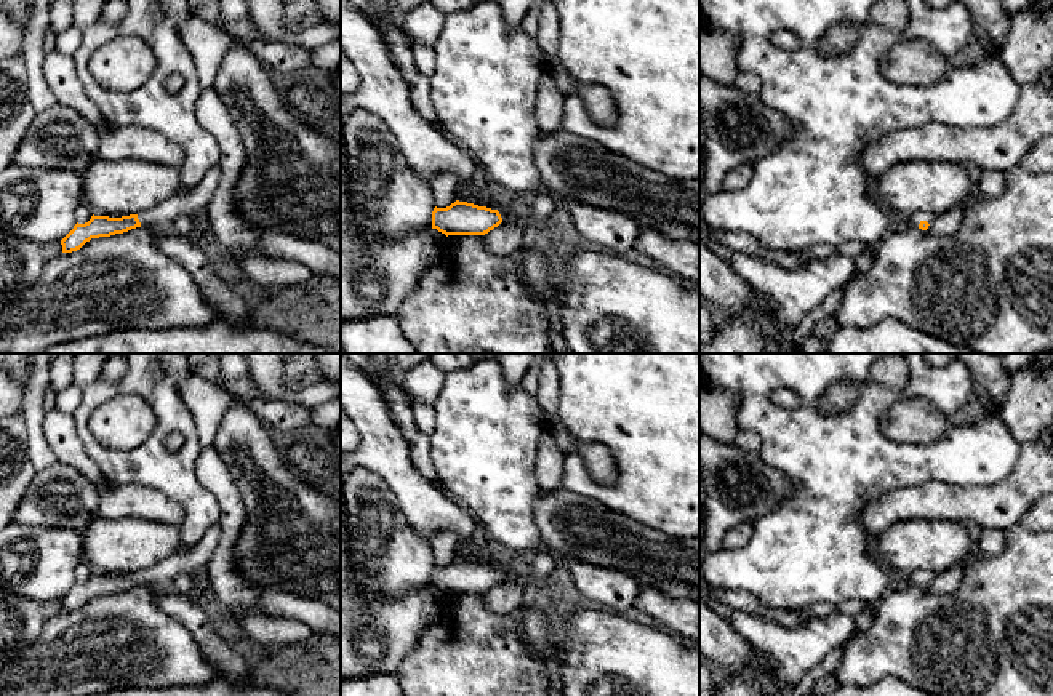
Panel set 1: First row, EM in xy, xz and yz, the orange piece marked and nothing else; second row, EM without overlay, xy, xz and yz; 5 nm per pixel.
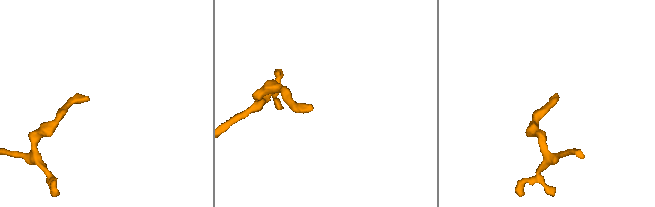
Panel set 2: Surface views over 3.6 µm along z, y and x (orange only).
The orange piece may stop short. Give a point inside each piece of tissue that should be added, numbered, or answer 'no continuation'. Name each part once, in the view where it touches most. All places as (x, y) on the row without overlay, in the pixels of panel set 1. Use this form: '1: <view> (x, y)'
1: yz (916, 576)

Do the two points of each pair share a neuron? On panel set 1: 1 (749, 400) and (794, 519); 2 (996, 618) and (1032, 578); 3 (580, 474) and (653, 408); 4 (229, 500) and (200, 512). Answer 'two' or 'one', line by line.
1: one
2: one
3: one
4: two

